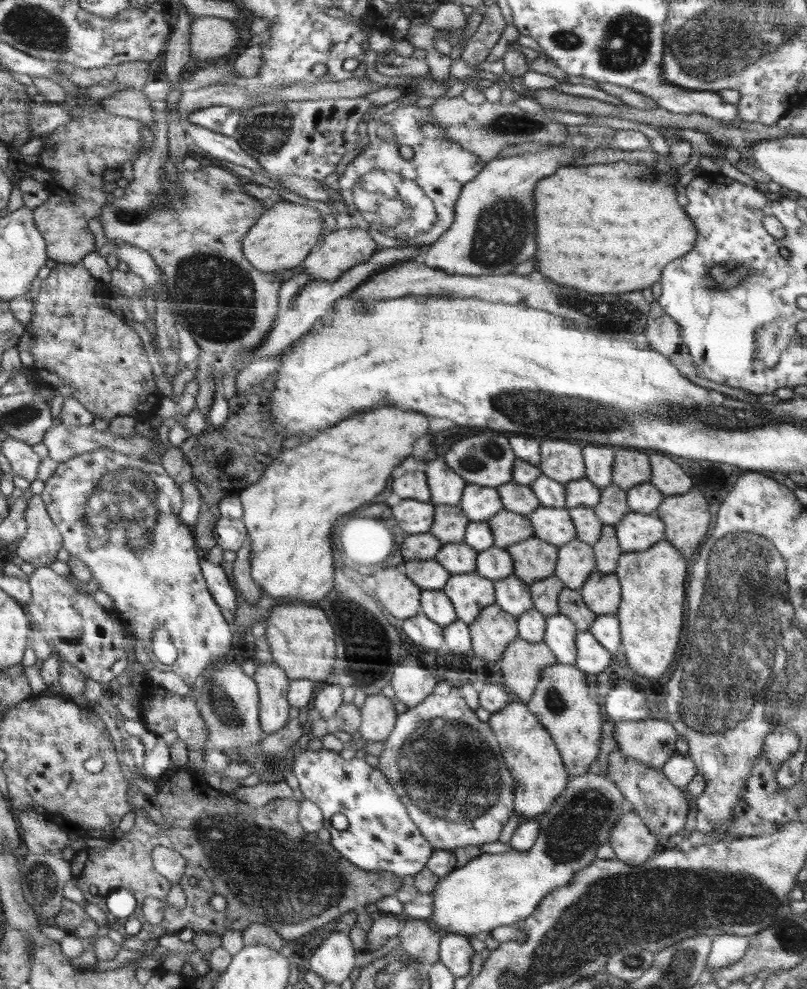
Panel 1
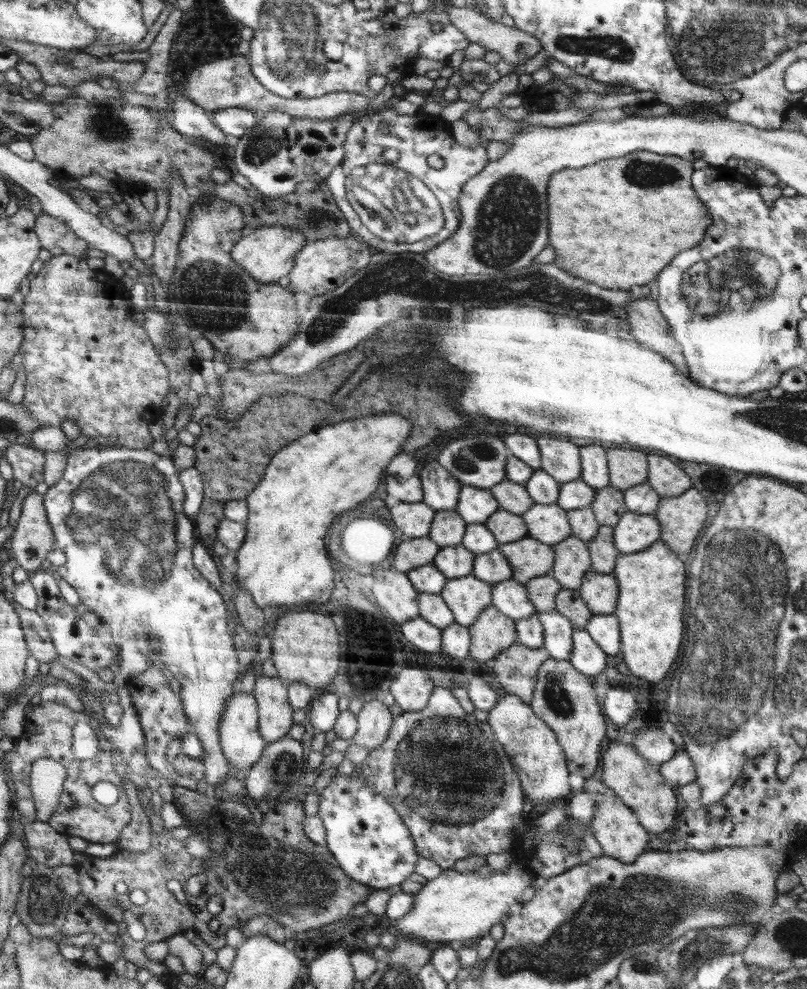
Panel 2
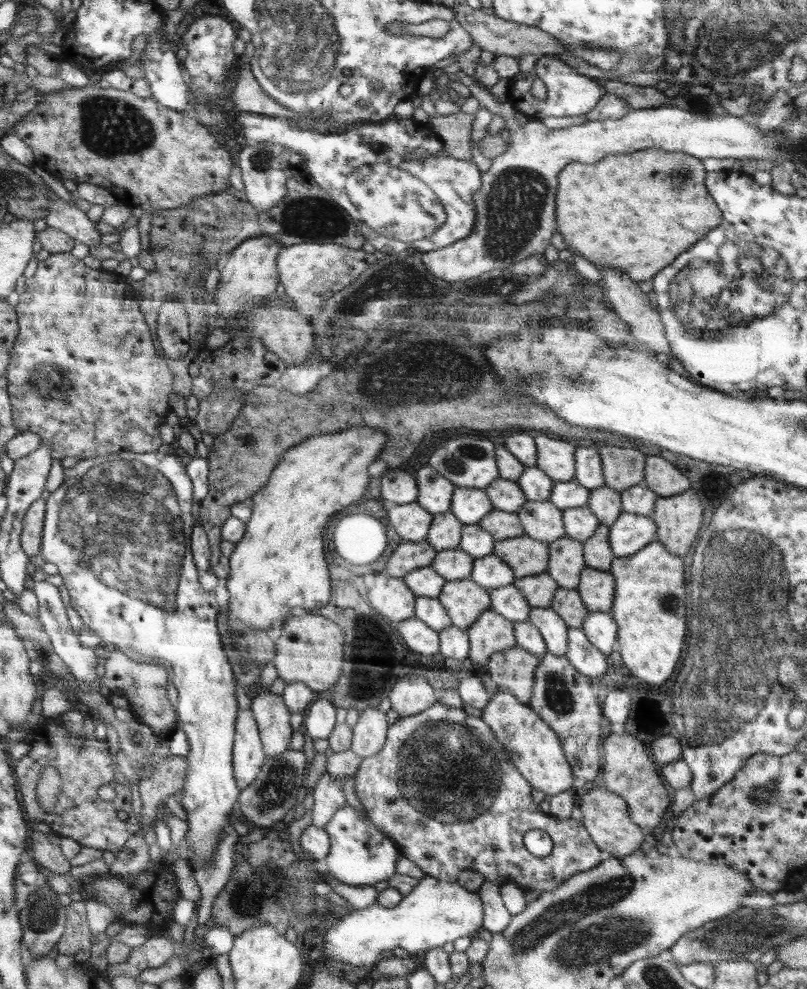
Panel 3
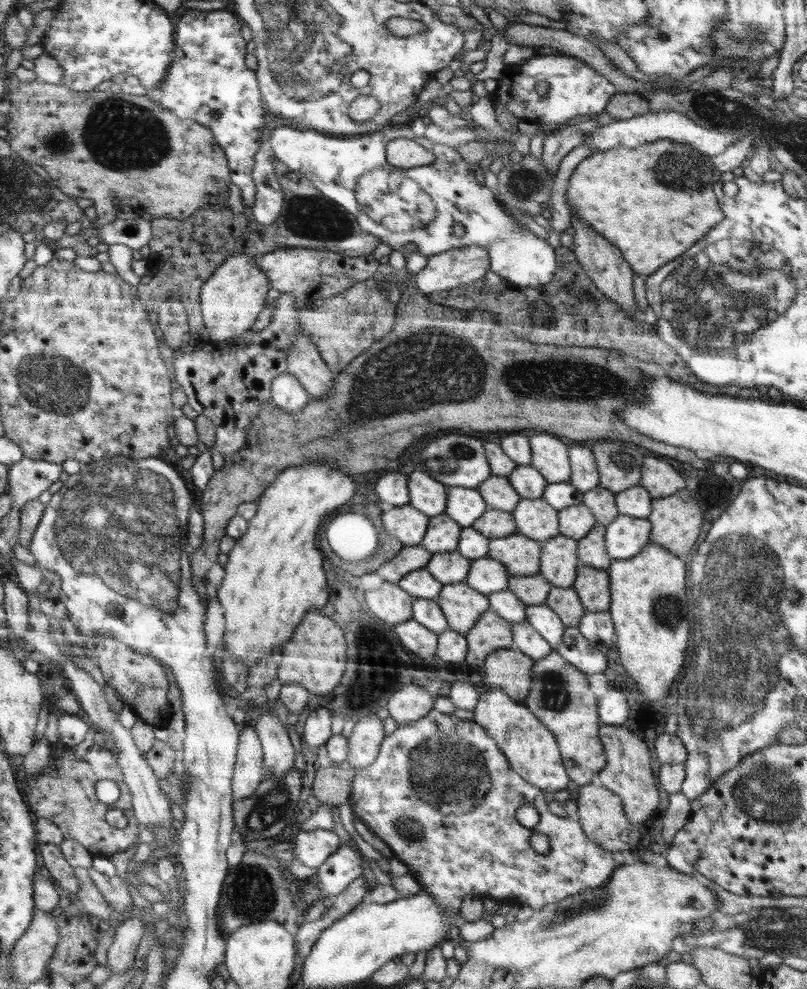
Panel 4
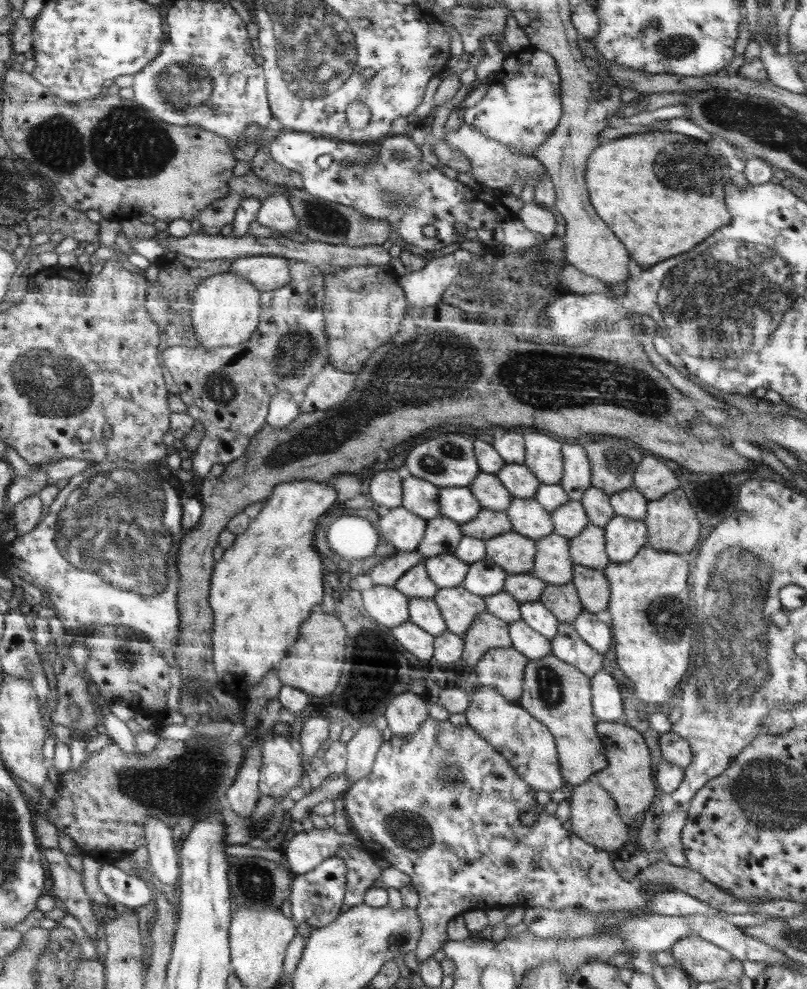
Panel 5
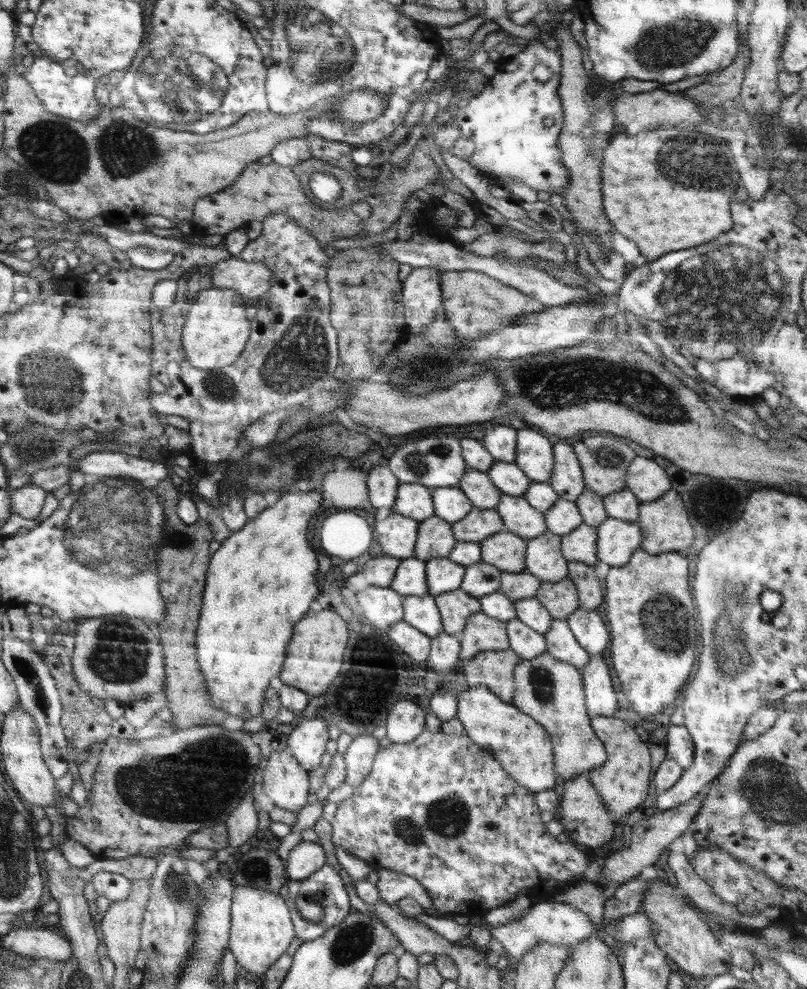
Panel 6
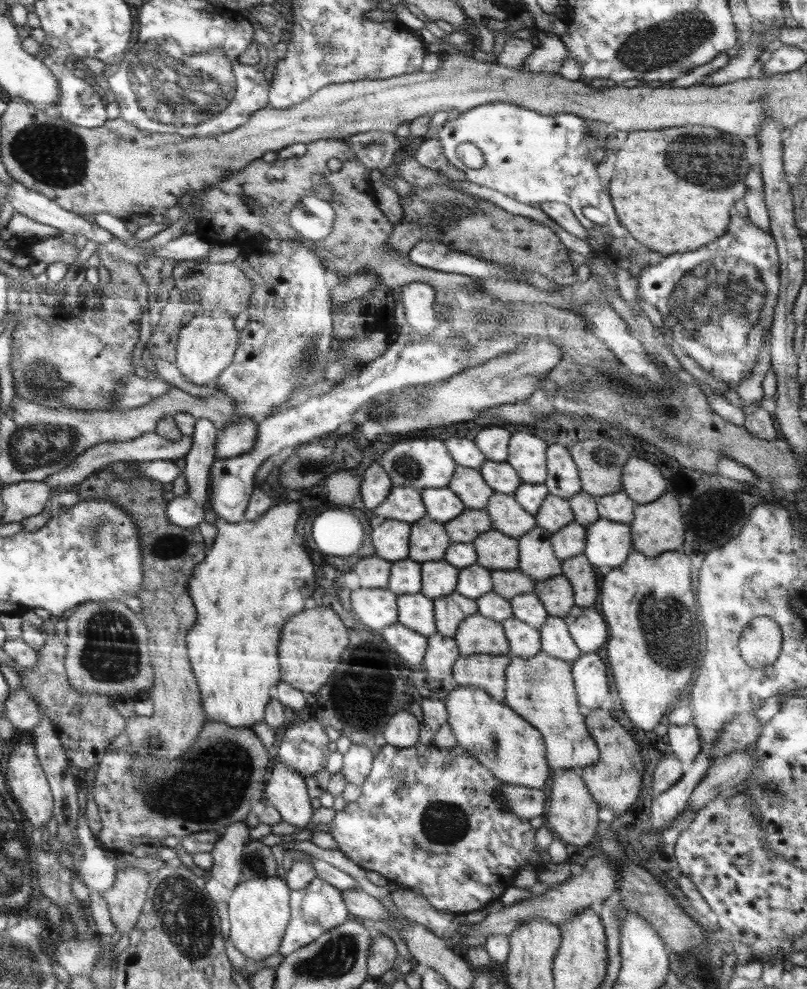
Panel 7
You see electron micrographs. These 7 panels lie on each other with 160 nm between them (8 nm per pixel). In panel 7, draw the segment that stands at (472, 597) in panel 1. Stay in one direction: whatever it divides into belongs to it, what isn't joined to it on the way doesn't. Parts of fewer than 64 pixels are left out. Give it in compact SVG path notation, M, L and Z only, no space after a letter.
M456 591L434 599L434 602L437 633L445 637L453 637L466 617L478 613L476 599L462 596Z

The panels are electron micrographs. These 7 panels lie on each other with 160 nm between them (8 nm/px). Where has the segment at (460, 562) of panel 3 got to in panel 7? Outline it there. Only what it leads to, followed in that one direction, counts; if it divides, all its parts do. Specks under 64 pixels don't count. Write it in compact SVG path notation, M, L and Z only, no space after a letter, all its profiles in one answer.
M430 561L421 563L421 592L437 599L453 593L457 587L459 569L449 562Z

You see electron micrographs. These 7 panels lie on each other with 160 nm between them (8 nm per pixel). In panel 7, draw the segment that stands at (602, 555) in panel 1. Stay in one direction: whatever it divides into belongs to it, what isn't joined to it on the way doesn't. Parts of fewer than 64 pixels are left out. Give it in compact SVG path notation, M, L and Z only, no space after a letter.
M571 522L551 536L555 557L559 561L582 555L586 546L587 527Z

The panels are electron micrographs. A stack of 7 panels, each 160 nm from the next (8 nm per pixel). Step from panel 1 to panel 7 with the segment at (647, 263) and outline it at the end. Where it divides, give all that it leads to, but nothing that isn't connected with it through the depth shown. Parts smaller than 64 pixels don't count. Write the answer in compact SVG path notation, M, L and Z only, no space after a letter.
M687 125L633 131L628 133L622 148L616 152L614 178L608 190L618 220L640 244L660 254L674 254L696 250L726 232L732 204L740 200L747 191L744 180L750 167L743 141L737 135L714 127Z

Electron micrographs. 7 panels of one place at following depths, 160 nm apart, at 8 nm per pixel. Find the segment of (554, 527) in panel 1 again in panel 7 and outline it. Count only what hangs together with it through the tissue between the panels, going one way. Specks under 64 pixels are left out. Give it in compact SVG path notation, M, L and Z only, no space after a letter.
M494 491L484 510L490 515L494 529L514 538L537 527L535 515L527 513L514 494Z

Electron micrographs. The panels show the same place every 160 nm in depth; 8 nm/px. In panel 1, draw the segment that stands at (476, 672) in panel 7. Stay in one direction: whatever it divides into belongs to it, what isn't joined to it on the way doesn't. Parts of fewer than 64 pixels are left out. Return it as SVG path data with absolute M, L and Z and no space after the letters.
M514 639L499 658L505 686L522 702L528 702L541 679L542 671L557 663L547 644Z

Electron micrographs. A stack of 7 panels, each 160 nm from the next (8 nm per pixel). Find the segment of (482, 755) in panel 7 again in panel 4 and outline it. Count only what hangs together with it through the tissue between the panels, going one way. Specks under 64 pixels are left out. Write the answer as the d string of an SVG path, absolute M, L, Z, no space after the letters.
M492 688L479 696L477 705L473 708L473 720L488 731L506 755L511 769L526 782L543 792L555 793L567 788L570 778L561 759L557 737L523 702L510 698L502 689Z

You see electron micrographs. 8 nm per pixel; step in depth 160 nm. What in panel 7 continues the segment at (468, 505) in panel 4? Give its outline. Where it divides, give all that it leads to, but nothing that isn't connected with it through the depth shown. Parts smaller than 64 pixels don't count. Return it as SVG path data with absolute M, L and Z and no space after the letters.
M448 486L423 489L421 497L427 516L441 523L454 520L466 509L462 500Z

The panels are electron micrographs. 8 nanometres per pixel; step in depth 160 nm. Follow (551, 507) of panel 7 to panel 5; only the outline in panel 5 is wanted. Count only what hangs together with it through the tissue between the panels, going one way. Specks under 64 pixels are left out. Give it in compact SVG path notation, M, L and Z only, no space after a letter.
M569 500L551 512L553 532L566 538L578 536L589 524L583 504Z

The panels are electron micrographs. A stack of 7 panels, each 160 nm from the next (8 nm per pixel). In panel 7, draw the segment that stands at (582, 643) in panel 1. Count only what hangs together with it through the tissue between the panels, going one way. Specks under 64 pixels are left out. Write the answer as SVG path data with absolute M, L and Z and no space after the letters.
M550 615L539 630L541 636L541 651L559 658L567 663L574 662L581 650L570 636L566 621L558 616Z

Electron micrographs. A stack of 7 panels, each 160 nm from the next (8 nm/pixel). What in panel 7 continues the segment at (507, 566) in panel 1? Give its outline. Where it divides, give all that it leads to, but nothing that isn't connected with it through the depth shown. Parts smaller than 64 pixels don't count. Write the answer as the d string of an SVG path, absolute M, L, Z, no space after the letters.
M477 562L459 569L456 592L477 599L493 590L491 570Z

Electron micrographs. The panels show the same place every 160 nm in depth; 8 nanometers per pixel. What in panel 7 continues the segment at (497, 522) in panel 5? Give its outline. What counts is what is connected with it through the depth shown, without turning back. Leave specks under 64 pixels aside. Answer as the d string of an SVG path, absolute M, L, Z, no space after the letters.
M466 508L454 520L445 524L452 543L472 543L475 538L493 528L490 515L483 509Z

